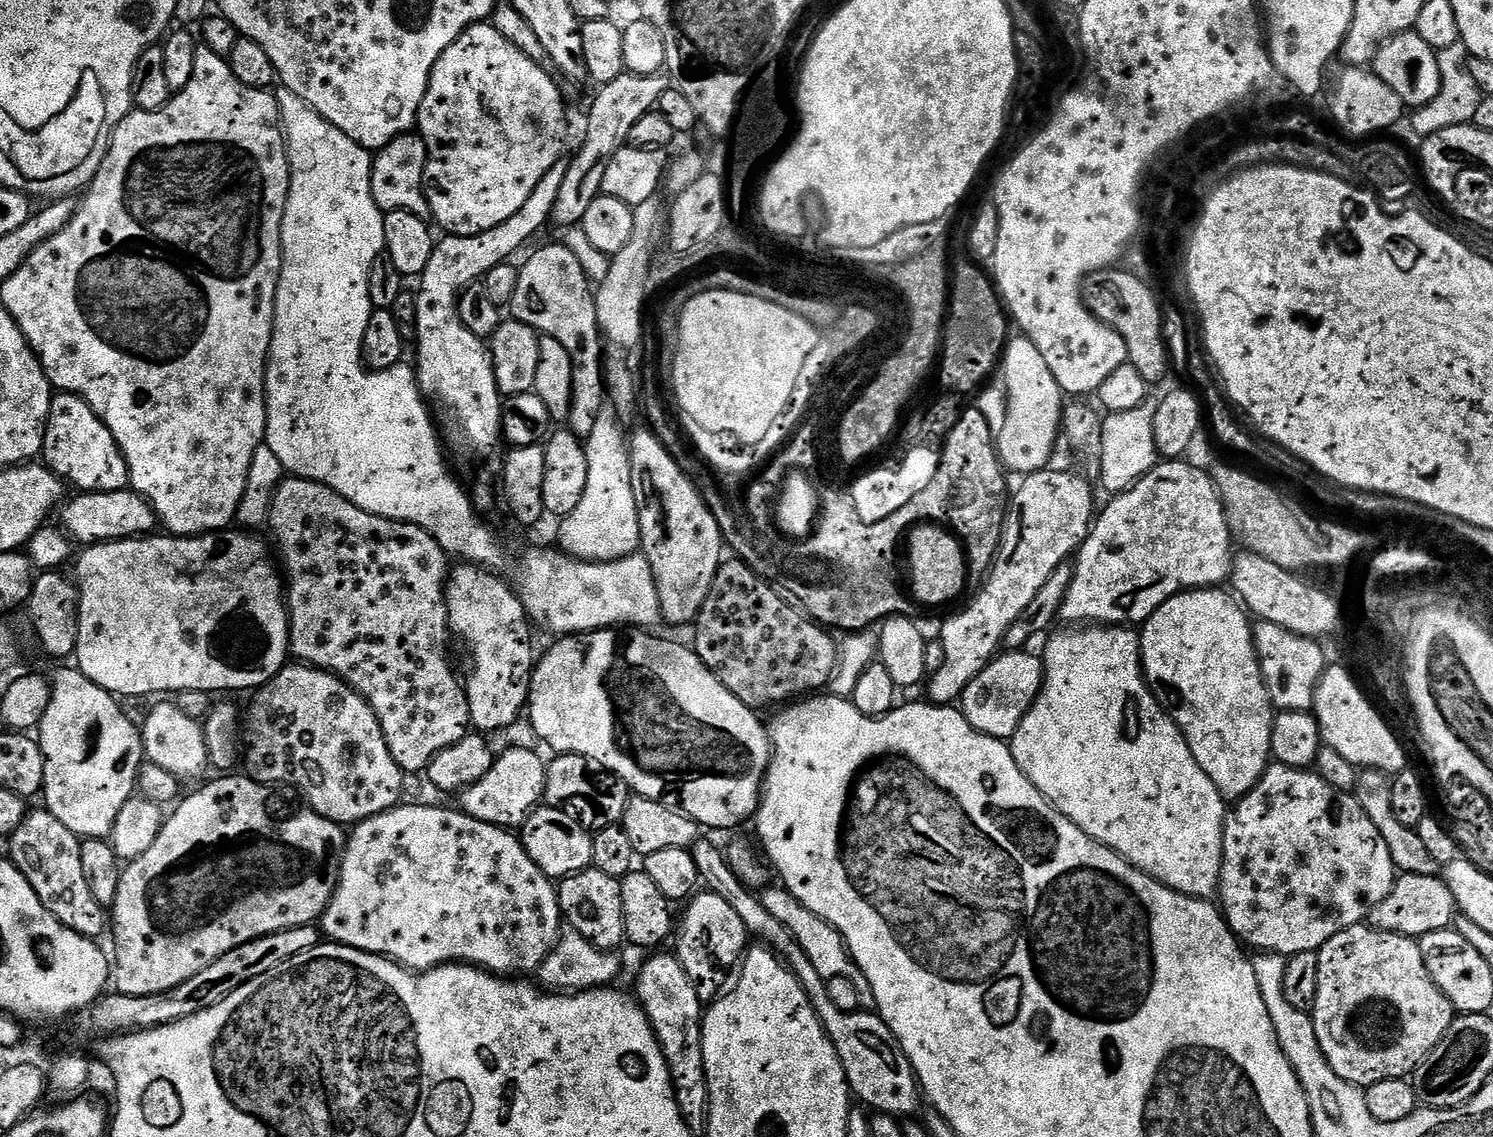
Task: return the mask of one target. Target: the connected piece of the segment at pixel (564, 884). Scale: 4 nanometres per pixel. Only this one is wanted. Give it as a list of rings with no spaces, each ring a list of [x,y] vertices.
[[[590,867],[584,872],[575,872],[573,876],[565,876],[559,881],[558,895],[560,898],[560,911],[567,927],[573,928],[582,934],[595,948],[616,950],[619,944],[625,943],[624,915],[622,914],[622,886],[620,881],[610,878],[610,874],[602,874],[602,870]]]

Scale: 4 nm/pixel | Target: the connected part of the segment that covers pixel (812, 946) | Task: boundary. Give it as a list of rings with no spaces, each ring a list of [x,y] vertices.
[[[765,887],[762,892],[762,901],[766,910],[770,910],[770,914],[774,914],[774,918],[778,918],[778,922],[782,926],[786,926],[786,930],[795,938],[798,946],[806,954],[806,958],[810,958],[810,962],[814,962],[814,970],[818,970],[818,974],[822,974],[825,981],[830,978],[850,978],[850,982],[854,982],[854,987],[858,989],[858,1002],[861,1009],[875,1009],[874,990],[870,990],[870,982],[866,978],[866,974],[862,974],[862,970],[848,955],[848,948],[845,946],[843,938],[827,922],[818,918],[818,914],[806,910],[806,906],[802,906],[802,902],[798,902],[798,898],[791,896],[787,888],[772,887]]]

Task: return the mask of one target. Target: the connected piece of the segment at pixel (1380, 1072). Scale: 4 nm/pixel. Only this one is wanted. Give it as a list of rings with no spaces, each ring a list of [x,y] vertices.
[[[1362,923],[1334,934],[1334,938],[1330,938],[1330,942],[1326,942],[1320,947],[1318,952],[1318,998],[1314,998],[1314,1006],[1310,1015],[1314,1022],[1314,1030],[1318,1034],[1318,1046],[1322,1046],[1322,1054],[1326,1054],[1326,1062],[1330,1062],[1330,1070],[1334,1070],[1334,1074],[1338,1074],[1338,1078],[1365,1089],[1374,1082],[1403,1080],[1411,1077],[1418,1065],[1428,1057],[1430,1050],[1434,1050],[1434,1046],[1438,1046],[1438,1042],[1444,1037],[1448,1027],[1452,1025],[1454,1009],[1452,1003],[1446,998],[1446,994],[1442,994],[1442,990],[1438,990],[1434,978],[1430,978],[1430,970],[1426,970],[1422,950],[1413,937],[1403,936],[1397,932],[1383,932],[1367,923]]]

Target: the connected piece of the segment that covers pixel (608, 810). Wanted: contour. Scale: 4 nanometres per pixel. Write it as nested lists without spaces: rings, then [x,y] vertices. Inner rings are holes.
[[[560,754],[552,759],[556,760],[549,759],[546,764],[548,773],[543,803],[547,807],[562,810],[570,818],[574,818],[578,826],[593,834],[623,821],[630,789],[627,782],[618,778],[618,774],[606,770],[606,766],[598,766],[598,762],[585,756]]]

